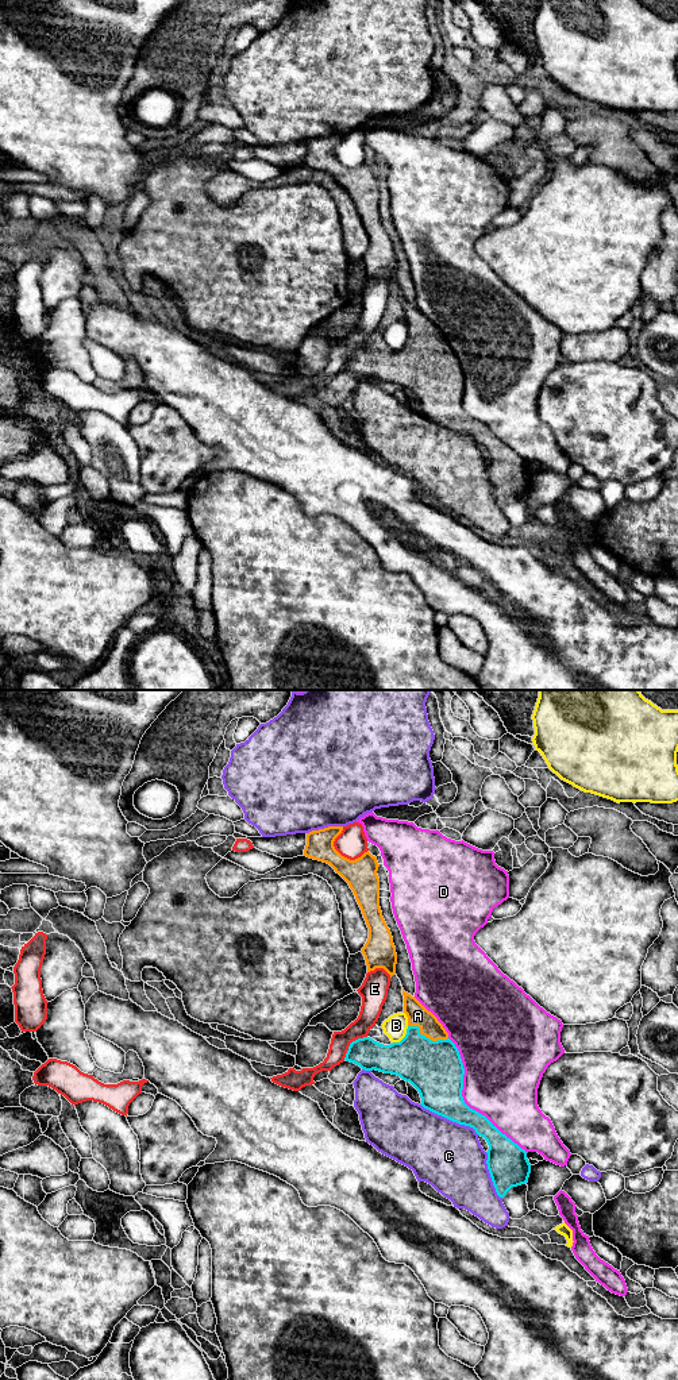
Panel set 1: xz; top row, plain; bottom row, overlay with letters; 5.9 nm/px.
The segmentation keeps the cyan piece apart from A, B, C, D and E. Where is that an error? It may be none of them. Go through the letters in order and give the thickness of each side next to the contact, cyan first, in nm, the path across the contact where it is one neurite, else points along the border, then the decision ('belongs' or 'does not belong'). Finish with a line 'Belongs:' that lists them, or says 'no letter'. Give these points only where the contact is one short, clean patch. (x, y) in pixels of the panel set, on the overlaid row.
A: 320 nm thick on the cyan side, 130 nm on the other; belongs
B: 320 nm thick on the cyan side, 140 nm on the other; does not belong
C: 280 nm thick on the cyan side, 400 nm on the other; does not belong
D: 320 nm thick on the cyan side, 440 nm on the other; does not belong
E: 180 nm thick on the cyan side, 120 nm on the other; does not belong
Belongs: A

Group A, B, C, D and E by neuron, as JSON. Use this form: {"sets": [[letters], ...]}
{"sets": [["A"], ["B", "E"], ["C"], ["D"]]}

